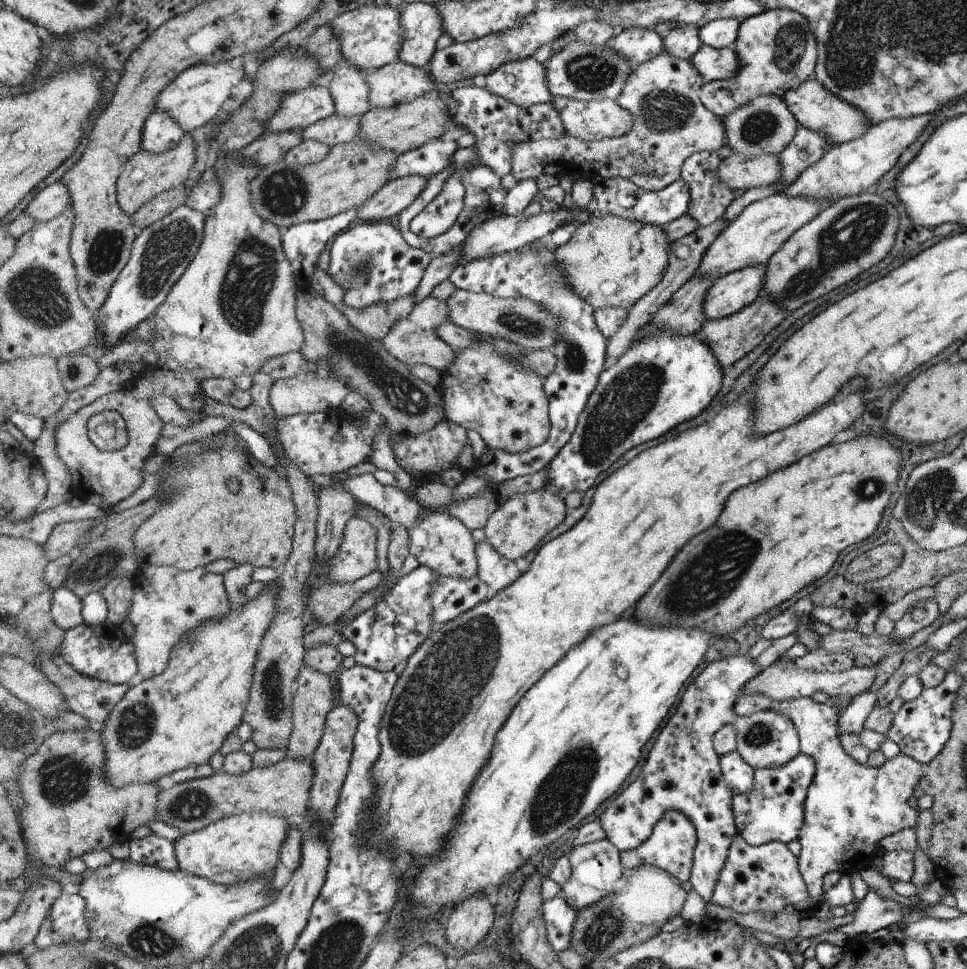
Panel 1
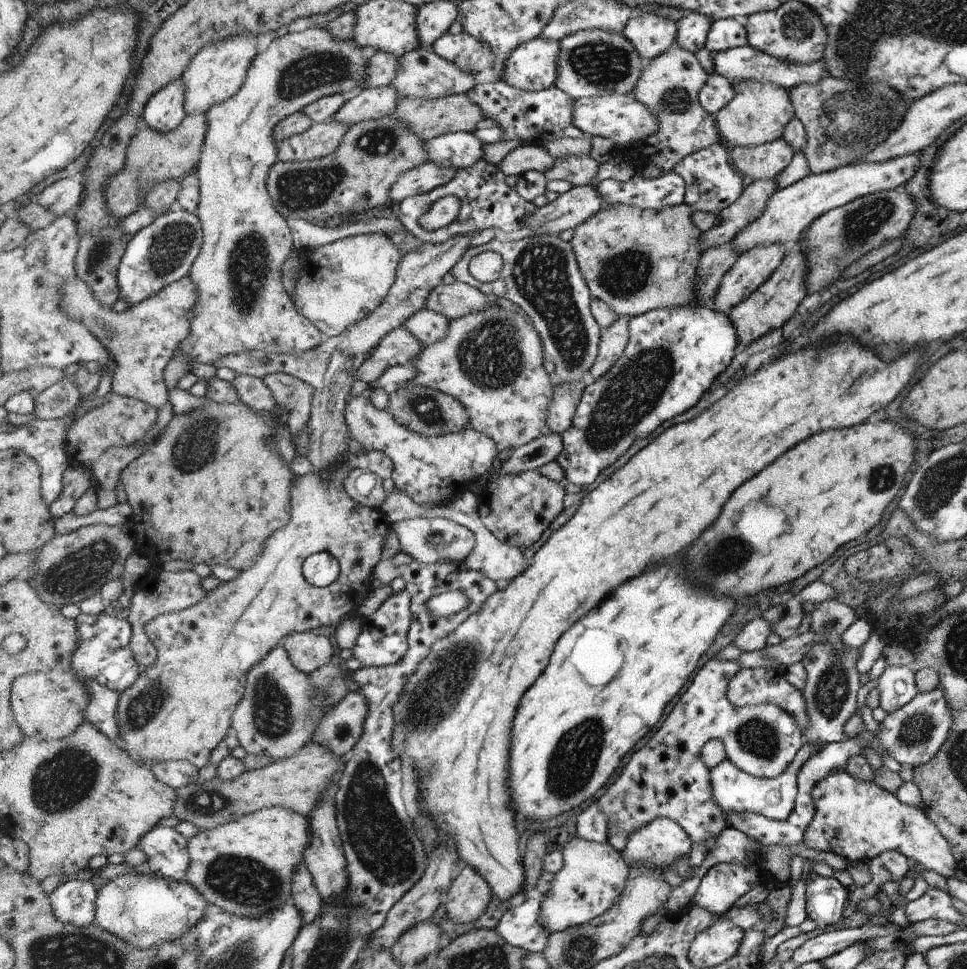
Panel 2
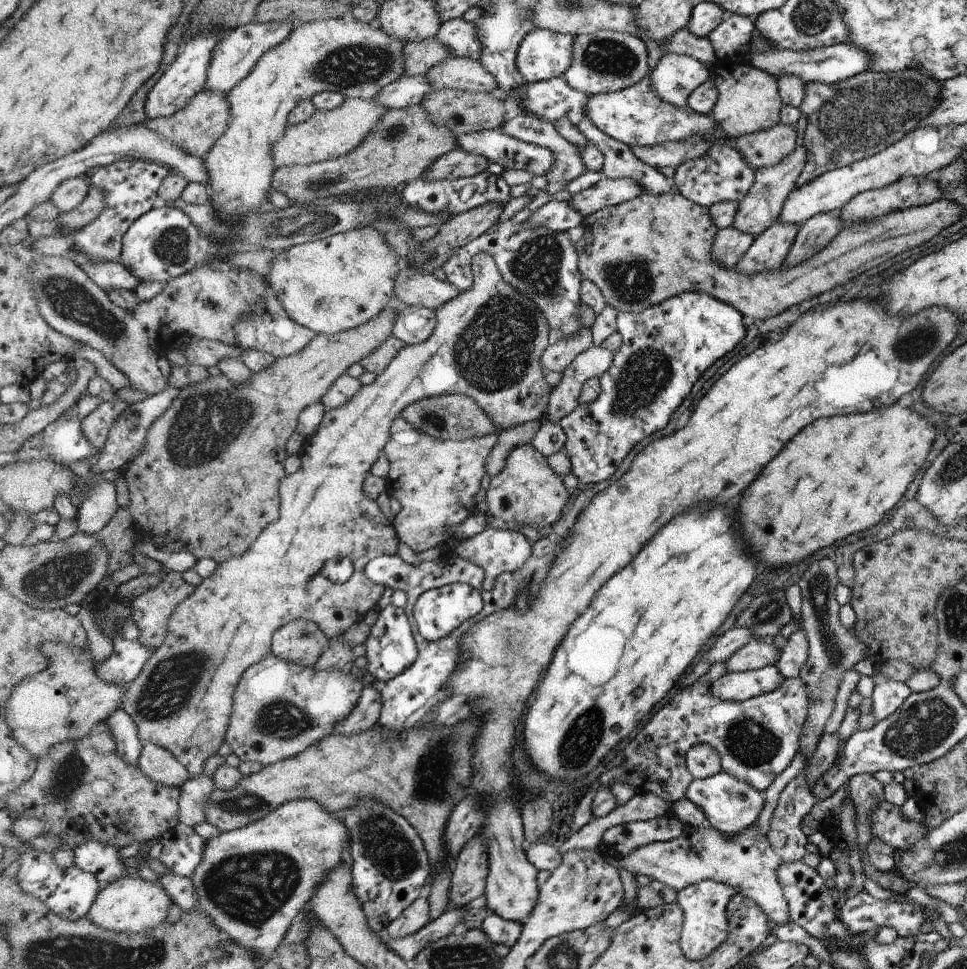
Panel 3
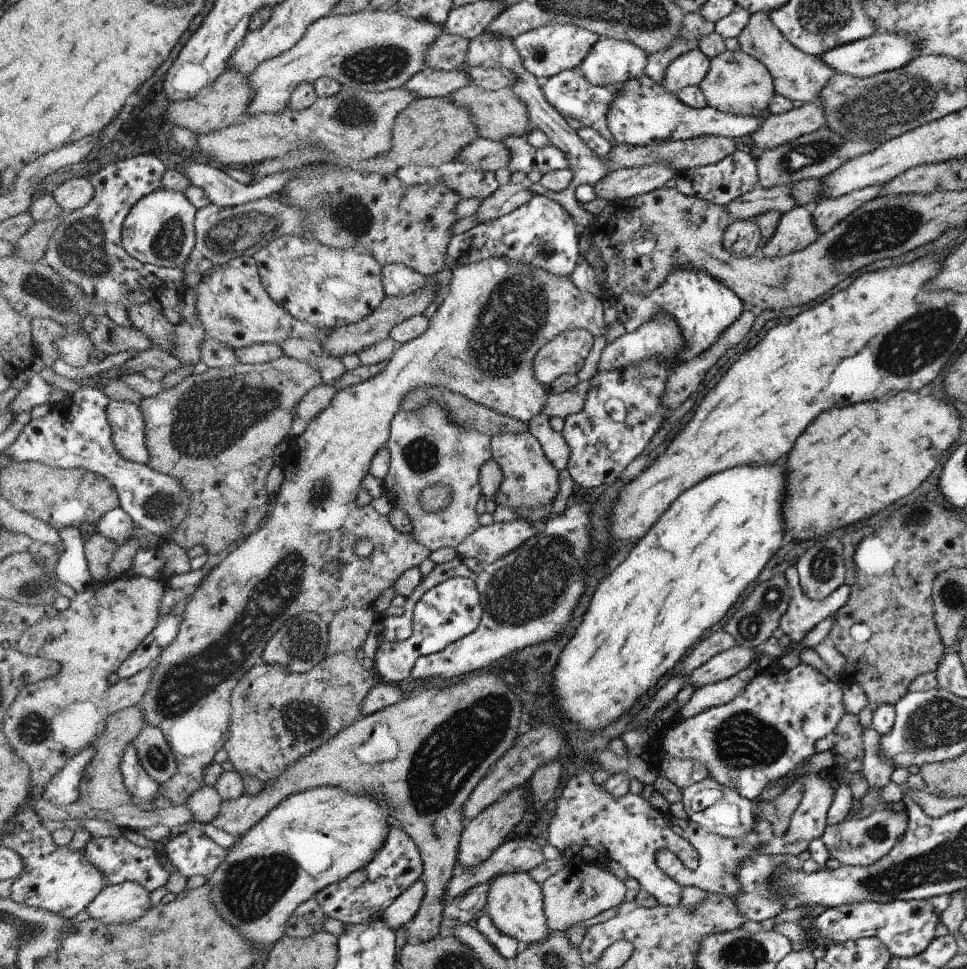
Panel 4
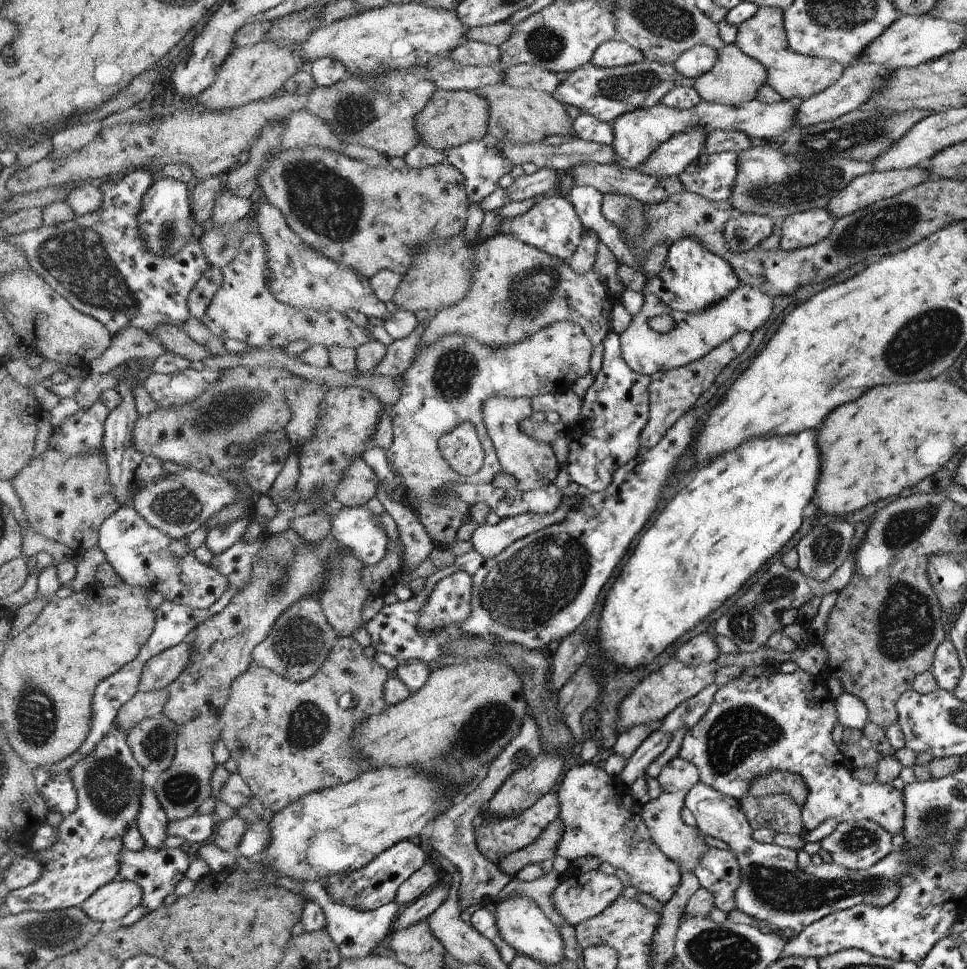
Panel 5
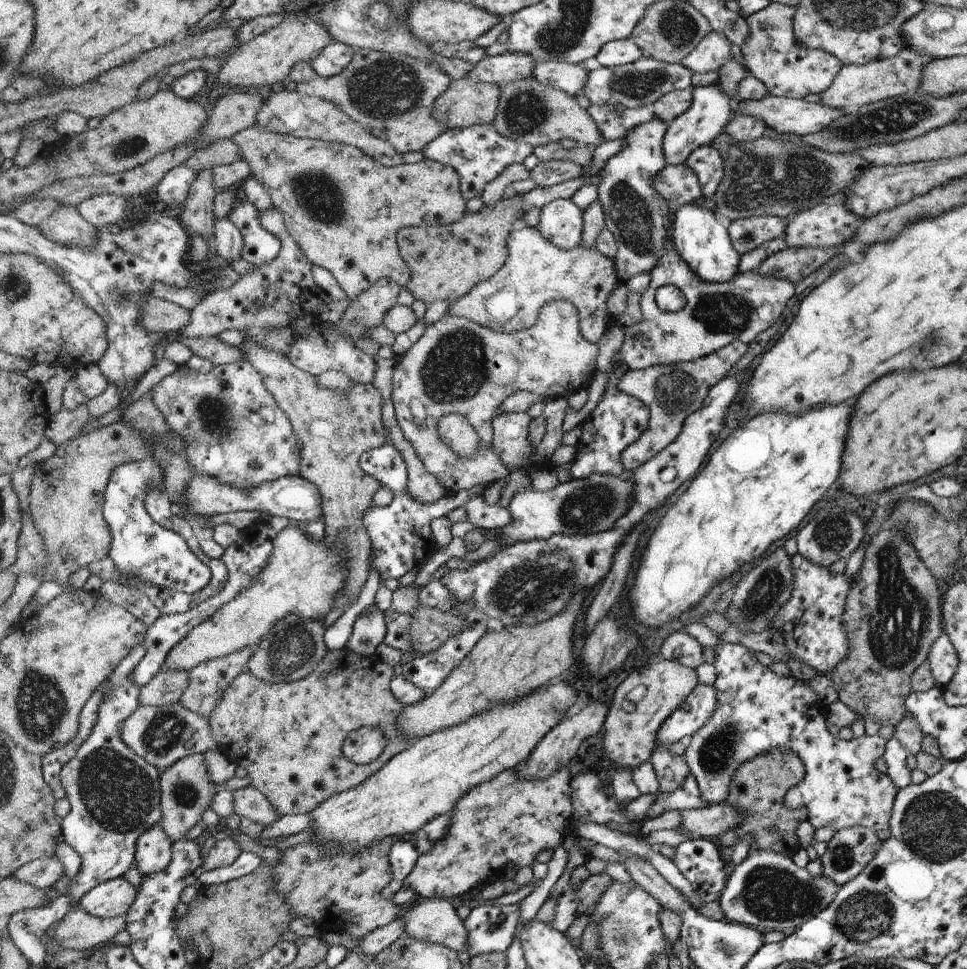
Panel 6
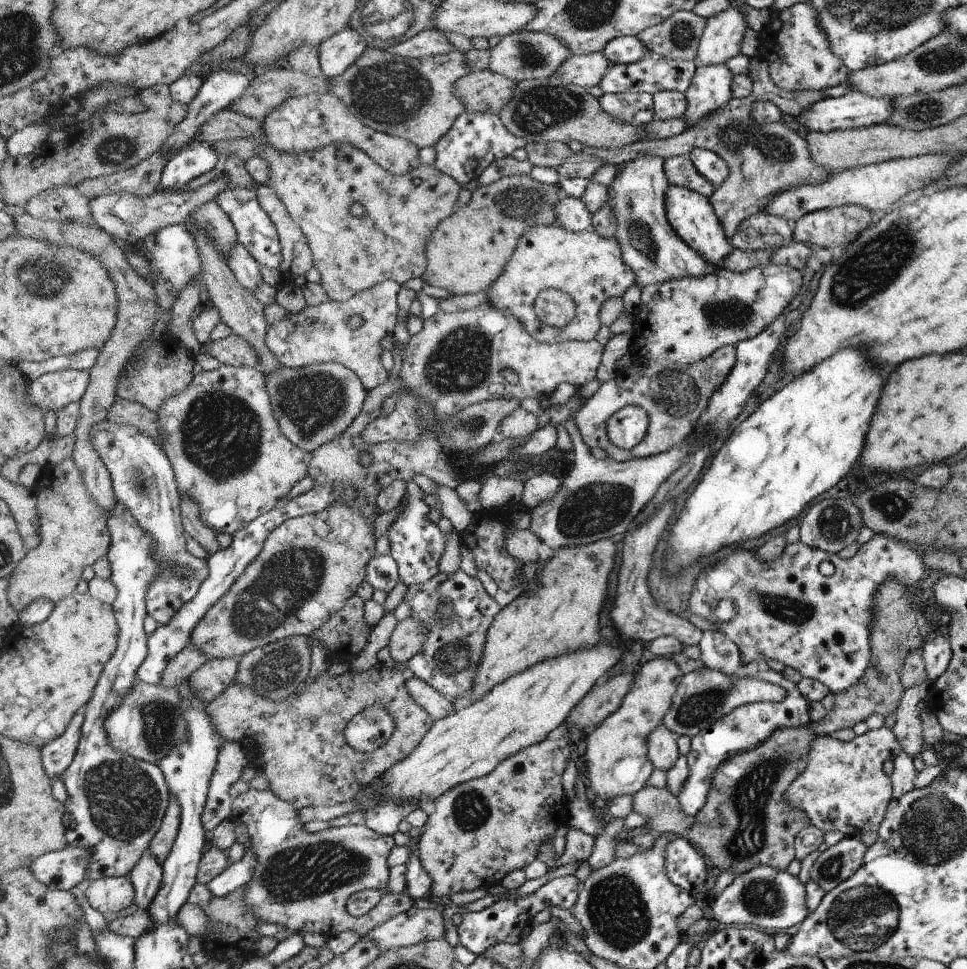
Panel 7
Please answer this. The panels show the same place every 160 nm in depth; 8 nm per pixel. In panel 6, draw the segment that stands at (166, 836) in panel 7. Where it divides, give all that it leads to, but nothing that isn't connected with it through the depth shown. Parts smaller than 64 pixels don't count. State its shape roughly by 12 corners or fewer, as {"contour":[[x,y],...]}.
{"contour":[[204,753],[160,773],[159,823],[172,842],[201,824],[215,784]]}

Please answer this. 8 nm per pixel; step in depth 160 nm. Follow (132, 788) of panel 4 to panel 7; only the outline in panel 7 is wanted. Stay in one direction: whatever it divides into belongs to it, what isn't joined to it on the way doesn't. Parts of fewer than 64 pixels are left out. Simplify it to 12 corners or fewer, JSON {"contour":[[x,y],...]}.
{"contour":[[148,848],[128,874],[135,903],[147,910],[163,877],[162,865]]}

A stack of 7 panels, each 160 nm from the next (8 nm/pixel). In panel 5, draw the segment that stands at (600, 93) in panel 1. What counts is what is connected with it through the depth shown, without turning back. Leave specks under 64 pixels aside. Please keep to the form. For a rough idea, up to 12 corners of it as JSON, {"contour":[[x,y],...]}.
{"contour":[[614,38],[590,62],[612,68],[642,63],[637,47]]}

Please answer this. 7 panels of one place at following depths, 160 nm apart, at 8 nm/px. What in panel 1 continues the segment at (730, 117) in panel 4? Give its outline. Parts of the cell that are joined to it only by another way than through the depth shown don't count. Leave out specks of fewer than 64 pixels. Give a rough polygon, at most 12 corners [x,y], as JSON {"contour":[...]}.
{"contour":[[553,97],[566,136],[618,138],[633,116],[612,99]]}

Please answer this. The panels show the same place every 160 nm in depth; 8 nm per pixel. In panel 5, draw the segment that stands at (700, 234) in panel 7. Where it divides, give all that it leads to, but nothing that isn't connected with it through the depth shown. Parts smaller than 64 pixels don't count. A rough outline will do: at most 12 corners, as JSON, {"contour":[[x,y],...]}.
{"contour":[[698,239],[675,242],[643,292],[618,301],[635,317],[642,295],[700,312],[742,282],[728,260]]}

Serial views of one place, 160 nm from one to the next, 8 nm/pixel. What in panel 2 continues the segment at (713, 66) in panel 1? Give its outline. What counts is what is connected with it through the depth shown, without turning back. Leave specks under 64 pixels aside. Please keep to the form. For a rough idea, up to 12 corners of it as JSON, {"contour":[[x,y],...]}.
{"contour":[[750,45],[712,53],[727,82],[772,83],[787,91],[829,76],[823,58],[787,63]]}

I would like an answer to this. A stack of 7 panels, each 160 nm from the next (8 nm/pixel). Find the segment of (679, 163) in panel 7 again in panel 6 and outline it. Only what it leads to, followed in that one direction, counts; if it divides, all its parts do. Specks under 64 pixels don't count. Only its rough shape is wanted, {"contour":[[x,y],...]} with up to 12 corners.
{"contour":[[666,165],[652,186],[674,214],[704,196],[688,165]]}

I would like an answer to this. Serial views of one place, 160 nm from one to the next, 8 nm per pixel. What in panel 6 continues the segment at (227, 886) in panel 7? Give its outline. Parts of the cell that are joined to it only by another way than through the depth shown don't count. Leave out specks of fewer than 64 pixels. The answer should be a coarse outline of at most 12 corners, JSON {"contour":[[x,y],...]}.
{"contour":[[256,853],[225,867],[204,871],[196,886],[220,884],[253,873],[263,860]]}

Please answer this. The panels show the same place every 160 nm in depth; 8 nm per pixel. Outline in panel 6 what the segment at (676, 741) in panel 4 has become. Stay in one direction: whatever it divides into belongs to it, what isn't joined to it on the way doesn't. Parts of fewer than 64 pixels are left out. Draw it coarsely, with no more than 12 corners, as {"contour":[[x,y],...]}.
{"contour":[[714,648],[718,706],[684,759],[702,800],[772,749],[815,828],[886,830],[887,740],[834,738],[804,681]]}

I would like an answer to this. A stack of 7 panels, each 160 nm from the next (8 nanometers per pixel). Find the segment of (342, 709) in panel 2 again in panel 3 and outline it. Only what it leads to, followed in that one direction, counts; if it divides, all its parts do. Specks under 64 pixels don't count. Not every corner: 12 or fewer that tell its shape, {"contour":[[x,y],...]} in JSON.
{"contour":[[368,682],[348,718],[333,733],[359,735],[374,728],[379,692]]}

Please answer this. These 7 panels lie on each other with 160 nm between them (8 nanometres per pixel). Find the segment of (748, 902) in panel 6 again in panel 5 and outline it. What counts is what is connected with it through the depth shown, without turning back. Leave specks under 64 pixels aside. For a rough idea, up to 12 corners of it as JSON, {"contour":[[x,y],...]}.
{"contour":[[698,781],[685,806],[738,859],[737,909],[798,934],[859,904],[885,907],[928,845],[867,869],[798,864],[759,843],[734,797]]}

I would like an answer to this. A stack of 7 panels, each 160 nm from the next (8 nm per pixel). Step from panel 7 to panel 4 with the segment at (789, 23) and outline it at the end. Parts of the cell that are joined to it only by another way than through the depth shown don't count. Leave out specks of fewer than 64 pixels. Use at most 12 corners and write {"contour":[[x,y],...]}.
{"contour":[[753,13],[737,39],[773,78],[776,94],[816,101],[838,74],[798,50],[770,14]]}

